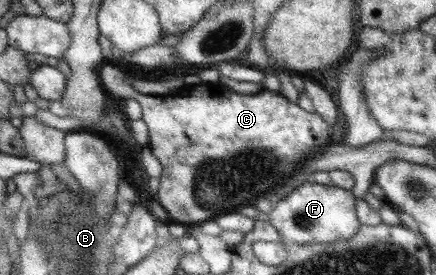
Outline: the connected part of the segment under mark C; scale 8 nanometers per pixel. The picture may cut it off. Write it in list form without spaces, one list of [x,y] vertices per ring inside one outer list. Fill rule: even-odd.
[[[105,61],[98,68],[98,78],[114,97],[132,98],[140,103],[140,118],[148,126],[146,146],[162,166],[156,200],[168,214],[169,221],[184,225],[210,221],[232,208],[246,204],[260,195],[270,195],[276,184],[296,171],[306,158],[331,142],[335,136],[326,121],[316,112],[302,110],[288,102],[280,92],[262,89],[256,94],[238,94],[222,84],[194,84],[179,87],[175,92],[147,95],[132,91],[115,62]]]

